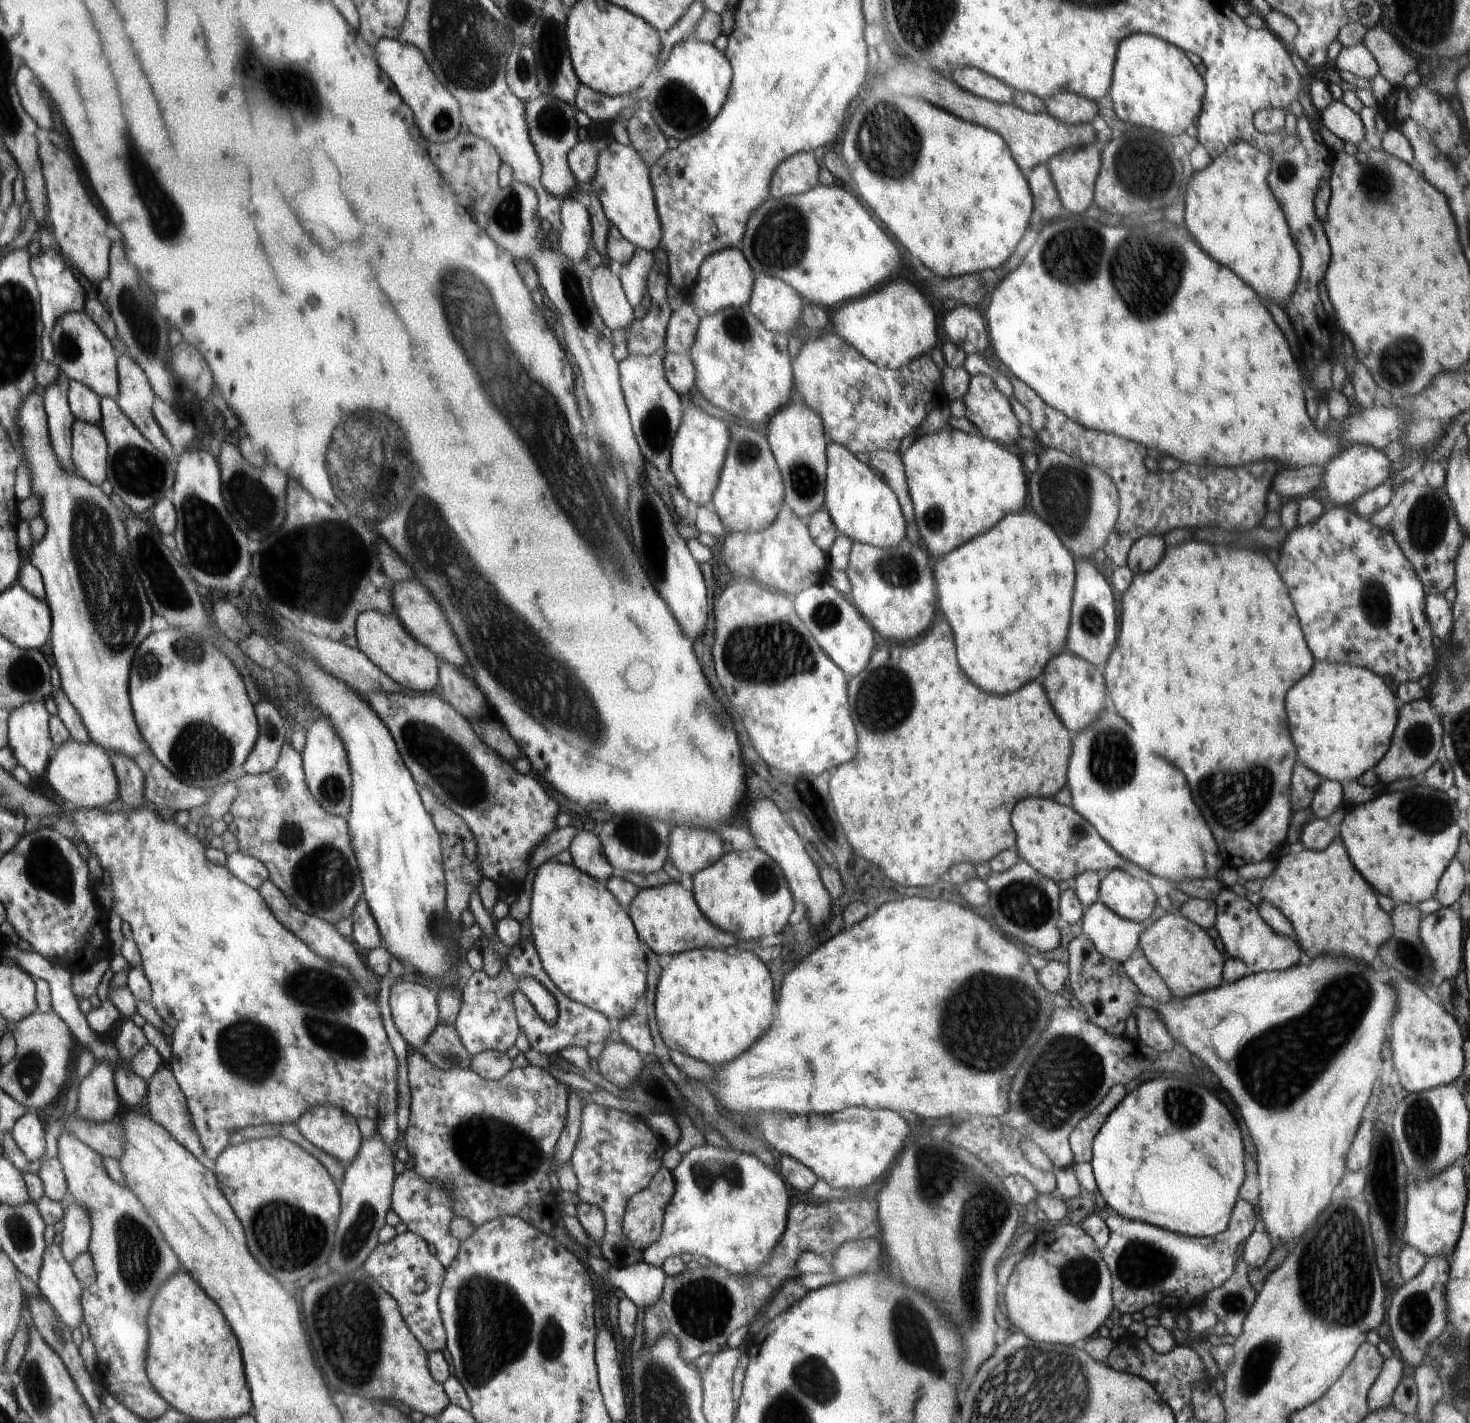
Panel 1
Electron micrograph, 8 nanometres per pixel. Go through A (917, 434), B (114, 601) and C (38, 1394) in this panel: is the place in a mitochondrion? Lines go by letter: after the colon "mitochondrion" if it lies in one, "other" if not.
A: other
B: mitochondrion
C: mitochondrion

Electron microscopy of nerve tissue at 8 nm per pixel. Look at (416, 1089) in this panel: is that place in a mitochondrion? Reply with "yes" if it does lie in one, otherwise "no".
no

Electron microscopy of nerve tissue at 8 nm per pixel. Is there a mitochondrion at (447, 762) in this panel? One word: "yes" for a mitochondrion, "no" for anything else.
yes

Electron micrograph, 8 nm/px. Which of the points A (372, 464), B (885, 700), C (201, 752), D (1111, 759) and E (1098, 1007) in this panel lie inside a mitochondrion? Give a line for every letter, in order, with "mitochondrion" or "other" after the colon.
A: mitochondrion
B: mitochondrion
C: mitochondrion
D: mitochondrion
E: other

